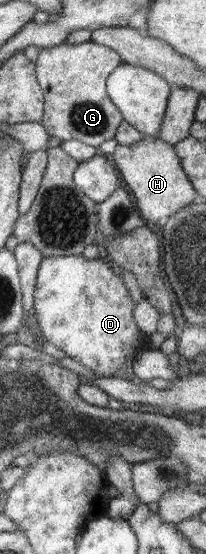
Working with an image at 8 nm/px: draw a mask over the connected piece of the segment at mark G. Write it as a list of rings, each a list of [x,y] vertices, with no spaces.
[[[92,41],[72,46],[63,42],[40,49],[34,65],[36,81],[43,93],[40,123],[46,133],[62,142],[78,140],[97,149],[102,141],[112,139],[123,119],[107,96],[105,81],[121,62],[118,53]]]

